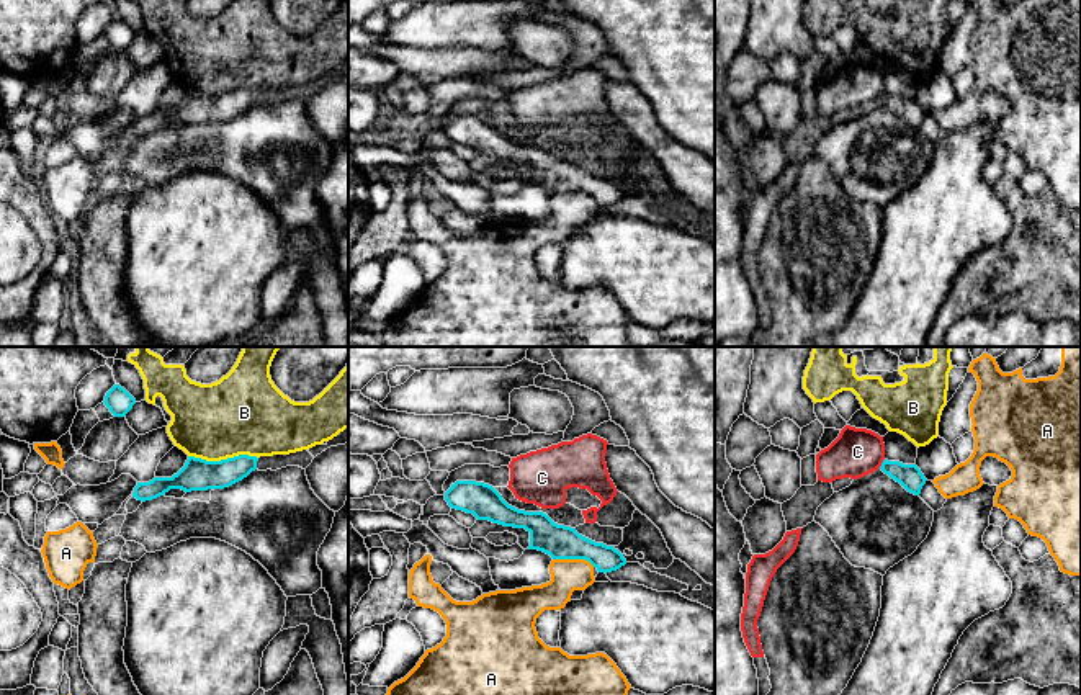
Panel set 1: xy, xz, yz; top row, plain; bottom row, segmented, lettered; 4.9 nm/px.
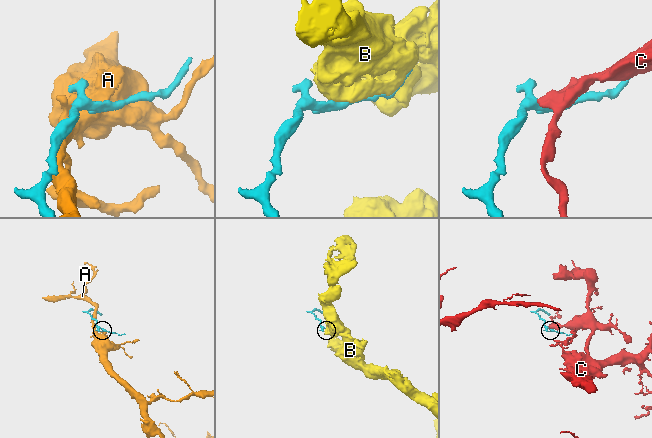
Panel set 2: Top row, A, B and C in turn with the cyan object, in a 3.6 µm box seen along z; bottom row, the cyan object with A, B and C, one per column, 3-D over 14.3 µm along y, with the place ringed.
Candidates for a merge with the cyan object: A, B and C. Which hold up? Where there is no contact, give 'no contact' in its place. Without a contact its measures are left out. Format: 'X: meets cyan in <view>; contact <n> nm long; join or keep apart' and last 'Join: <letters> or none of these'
A: meets cyan in xz; contact 220 nm long; keep apart
B: meets cyan in xy; contact 340 nm long; keep apart
C: meets cyan in yz; contact 60 nm long; keep apart
Join: none of these

